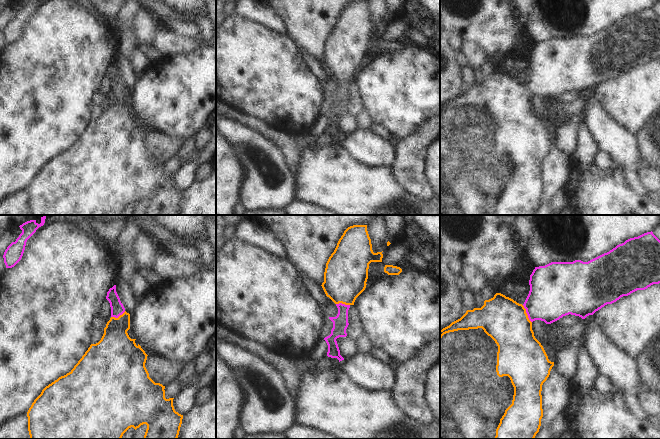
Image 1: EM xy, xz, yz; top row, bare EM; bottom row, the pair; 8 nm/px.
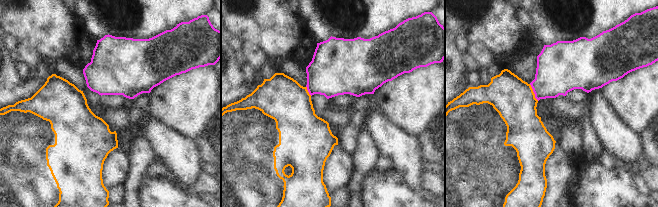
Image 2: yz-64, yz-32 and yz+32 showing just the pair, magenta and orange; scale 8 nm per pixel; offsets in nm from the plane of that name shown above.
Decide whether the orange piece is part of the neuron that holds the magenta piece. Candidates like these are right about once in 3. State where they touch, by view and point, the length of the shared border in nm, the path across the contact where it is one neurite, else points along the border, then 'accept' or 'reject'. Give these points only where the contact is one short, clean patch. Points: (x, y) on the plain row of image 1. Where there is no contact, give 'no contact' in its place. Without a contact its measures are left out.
contact yz (527, 90); length 160 nm; way yz (552, 72), (527, 90), (517, 95), (503, 95); accept

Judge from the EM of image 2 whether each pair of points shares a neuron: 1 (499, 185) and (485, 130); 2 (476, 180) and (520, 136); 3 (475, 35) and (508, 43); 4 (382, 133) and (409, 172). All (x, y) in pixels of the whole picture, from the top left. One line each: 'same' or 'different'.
1: same
2: same
3: same
4: same

